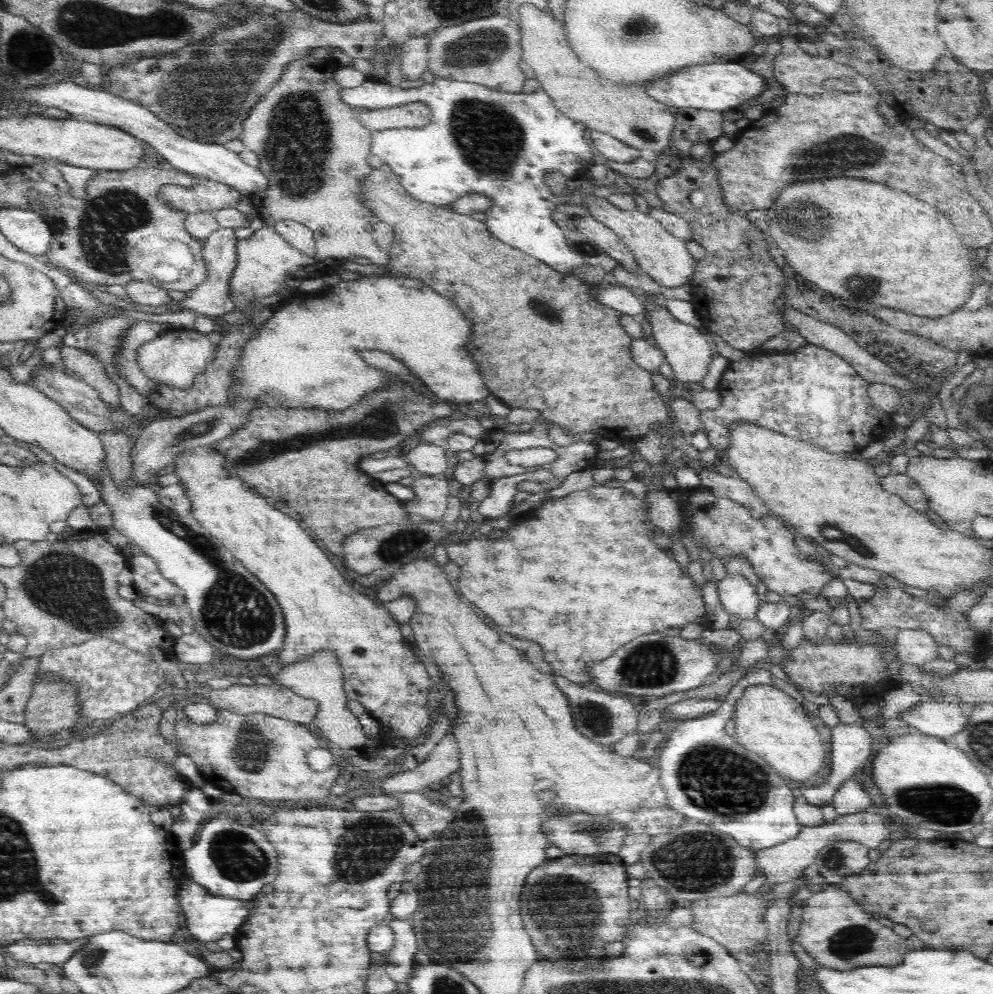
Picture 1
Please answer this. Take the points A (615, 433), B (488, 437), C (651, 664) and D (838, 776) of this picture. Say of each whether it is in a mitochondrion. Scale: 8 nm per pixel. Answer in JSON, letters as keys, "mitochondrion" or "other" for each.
{"A":"other","B":"other","C":"mitochondrion","D":"other"}

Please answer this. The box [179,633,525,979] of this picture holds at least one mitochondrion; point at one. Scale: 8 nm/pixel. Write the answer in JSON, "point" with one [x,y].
{"point":[458,875]}

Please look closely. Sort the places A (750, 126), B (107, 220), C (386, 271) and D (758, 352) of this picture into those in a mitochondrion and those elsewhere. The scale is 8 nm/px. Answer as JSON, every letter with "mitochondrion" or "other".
{"A":"other","B":"mitochondrion","C":"other","D":"other"}

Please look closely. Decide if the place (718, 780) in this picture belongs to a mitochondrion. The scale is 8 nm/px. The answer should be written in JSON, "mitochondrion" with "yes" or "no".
{"mitochondrion":"yes"}

